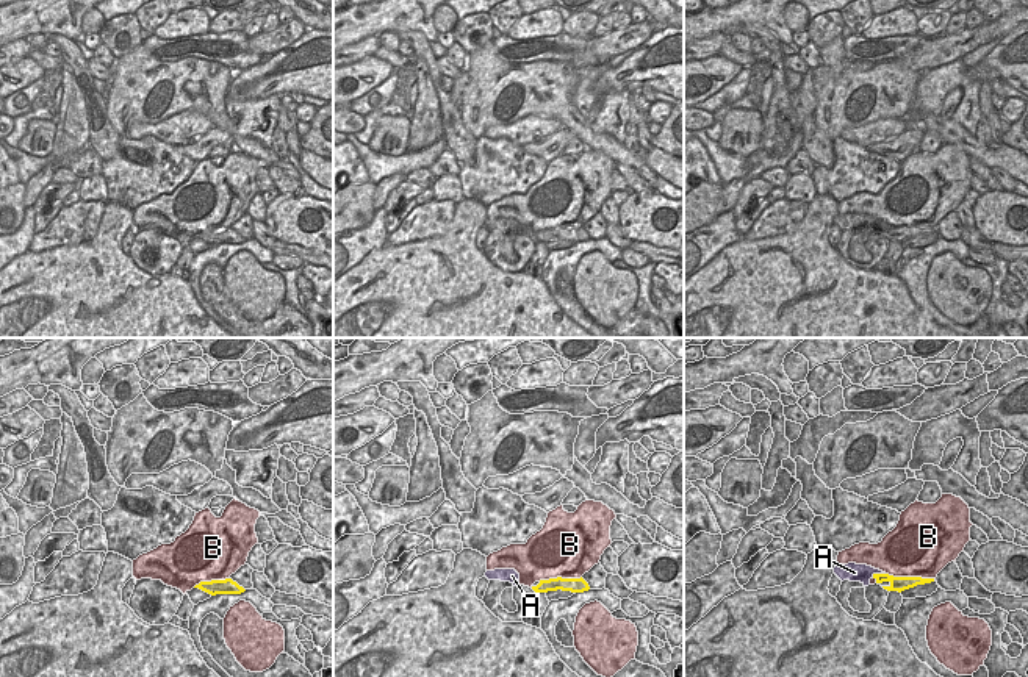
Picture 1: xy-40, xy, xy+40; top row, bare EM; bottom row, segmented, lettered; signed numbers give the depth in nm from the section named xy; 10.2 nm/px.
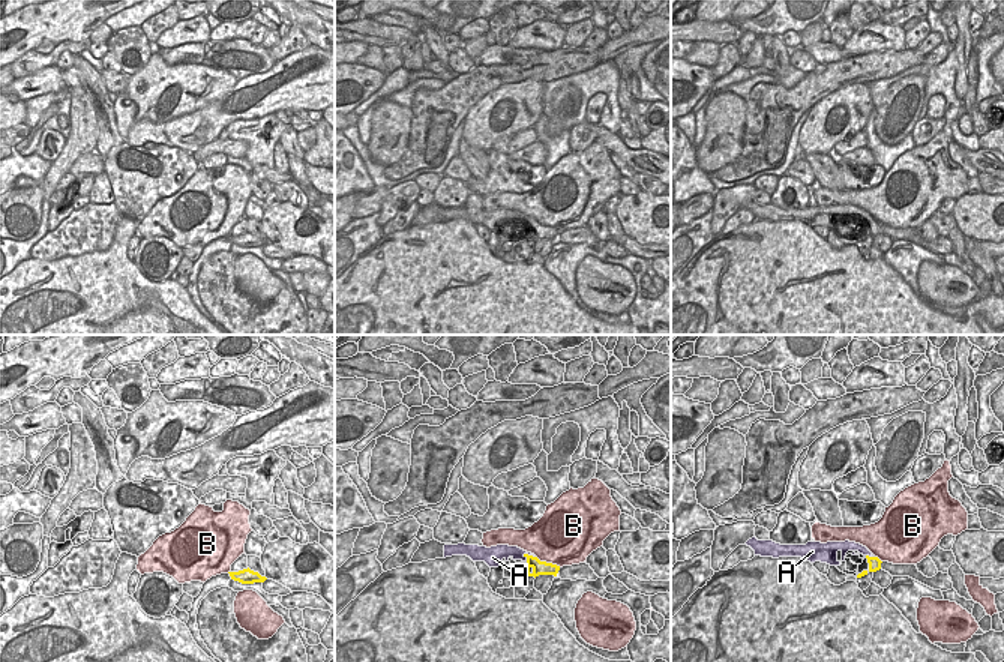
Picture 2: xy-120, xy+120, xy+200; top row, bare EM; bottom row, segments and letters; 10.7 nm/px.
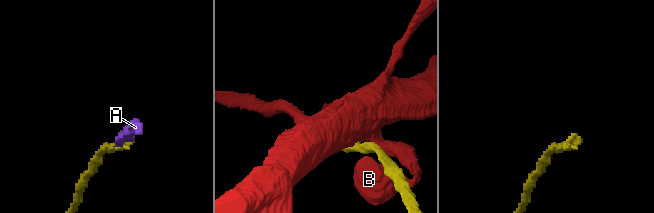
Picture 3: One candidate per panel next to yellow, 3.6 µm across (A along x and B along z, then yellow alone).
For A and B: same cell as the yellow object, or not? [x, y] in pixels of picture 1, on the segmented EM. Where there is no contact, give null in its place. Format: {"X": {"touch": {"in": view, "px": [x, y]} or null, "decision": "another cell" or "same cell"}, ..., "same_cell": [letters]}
{"A": {"touch": {"in": "xy+40", "px": [878, 574]}, "decision": "same cell"}, "B": {"touch": {"in": "xy+40", "px": [911, 577]}, "decision": "another cell"}, "same_cell": ["A"]}

